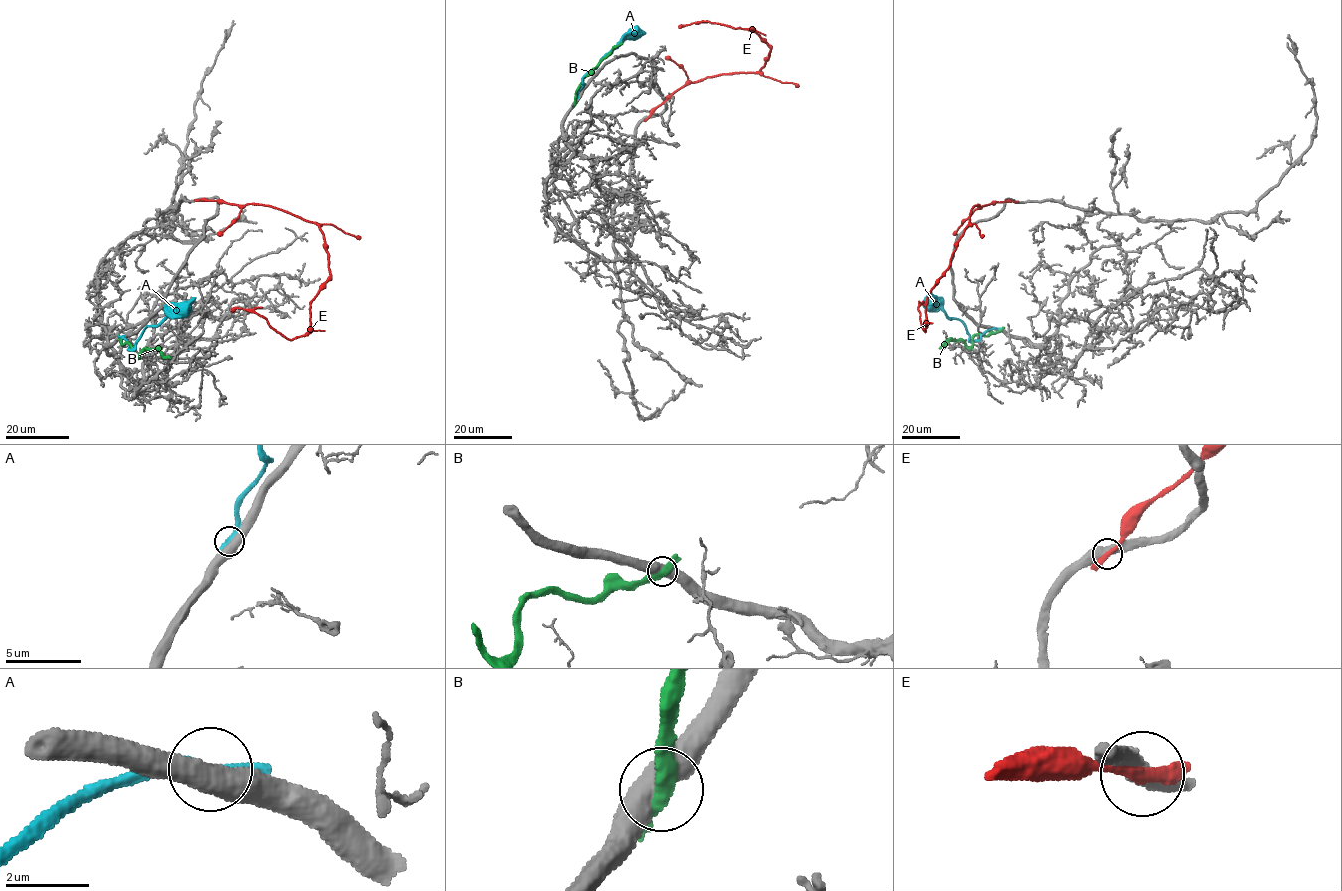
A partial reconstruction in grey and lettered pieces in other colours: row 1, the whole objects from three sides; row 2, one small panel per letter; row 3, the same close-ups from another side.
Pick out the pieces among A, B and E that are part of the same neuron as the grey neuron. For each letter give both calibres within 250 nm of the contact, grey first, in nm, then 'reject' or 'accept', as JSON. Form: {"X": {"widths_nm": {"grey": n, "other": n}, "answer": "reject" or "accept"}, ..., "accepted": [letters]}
{"A": {"widths_nm": {"grey": 550, "other": 300}, "answer": "accept"}, "B": {"widths_nm": {"grey": 550, "other": 360}, "answer": "reject"}, "E": {"widths_nm": {"grey": 480, "other": 360}, "answer": "reject"}, "accepted": ["A"]}

